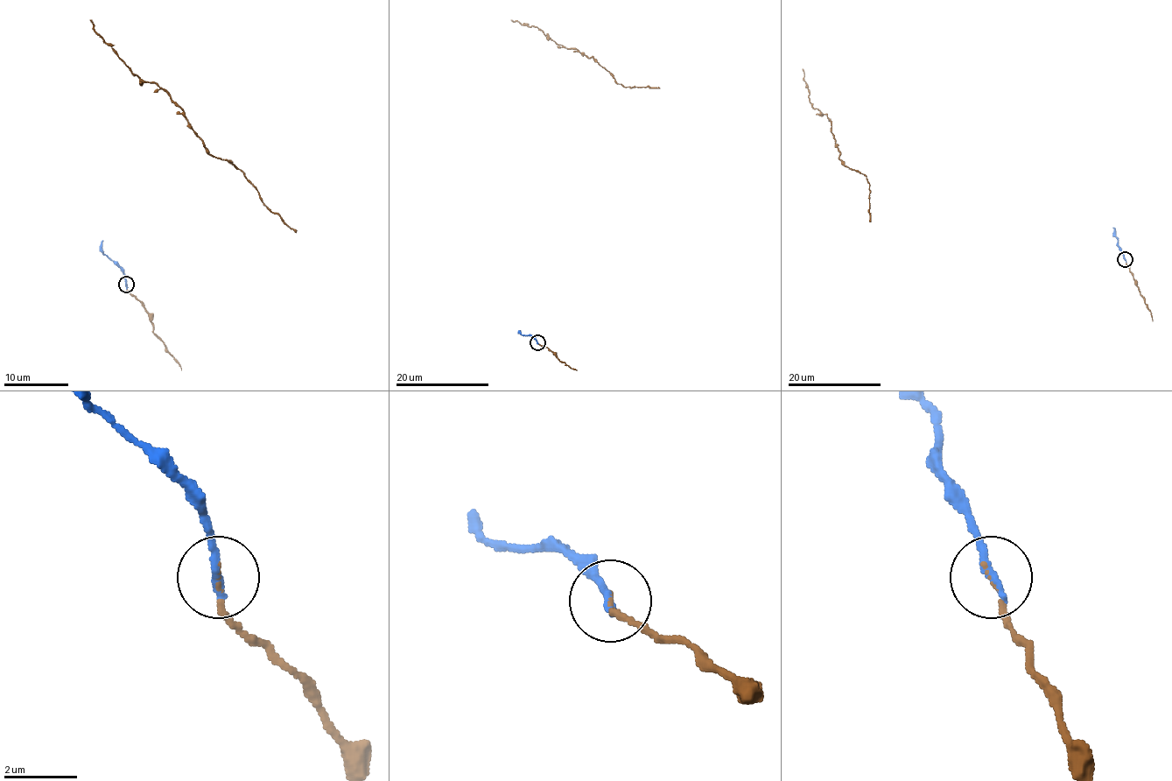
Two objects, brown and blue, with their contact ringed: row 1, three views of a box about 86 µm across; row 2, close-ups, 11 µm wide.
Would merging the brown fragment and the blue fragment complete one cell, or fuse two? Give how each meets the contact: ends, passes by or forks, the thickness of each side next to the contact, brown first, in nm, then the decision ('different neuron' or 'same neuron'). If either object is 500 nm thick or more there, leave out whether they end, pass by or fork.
brown ends there; blue ends there; 80 nm thick on the brown side, 280 nm on the other; same neuron

